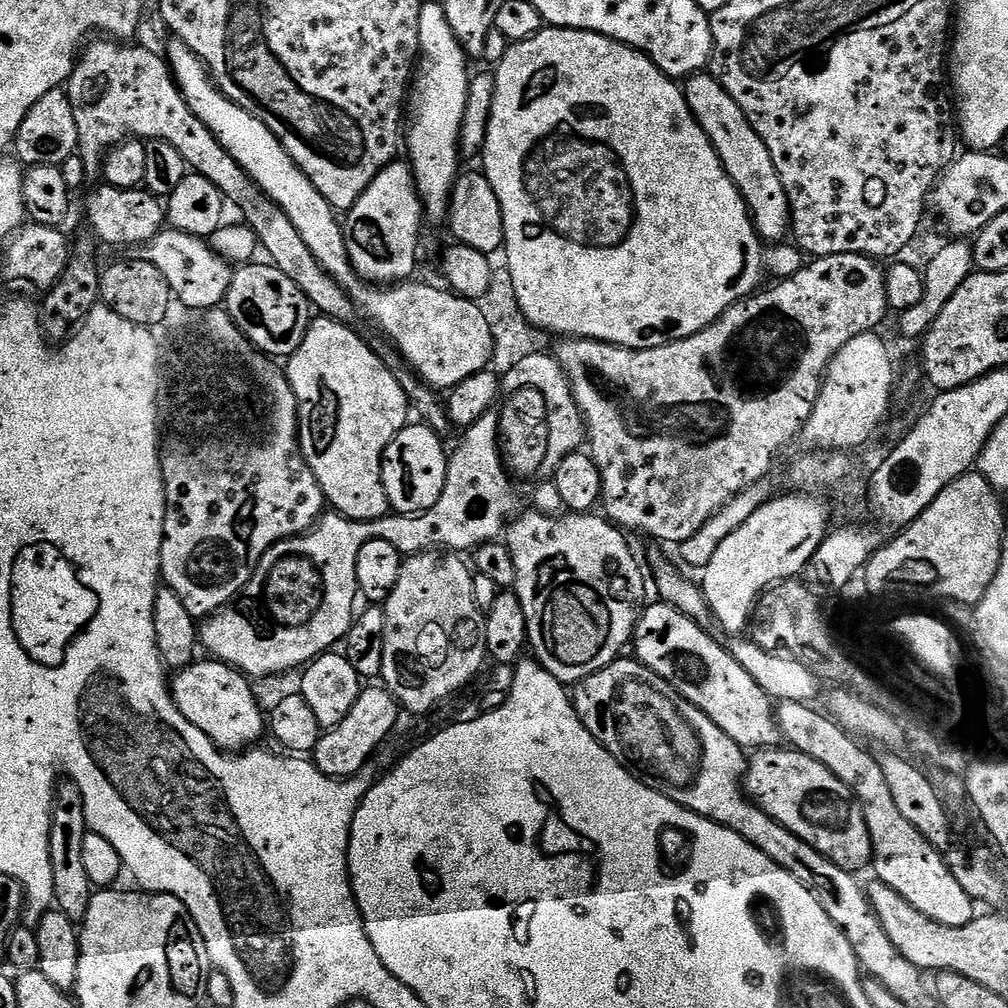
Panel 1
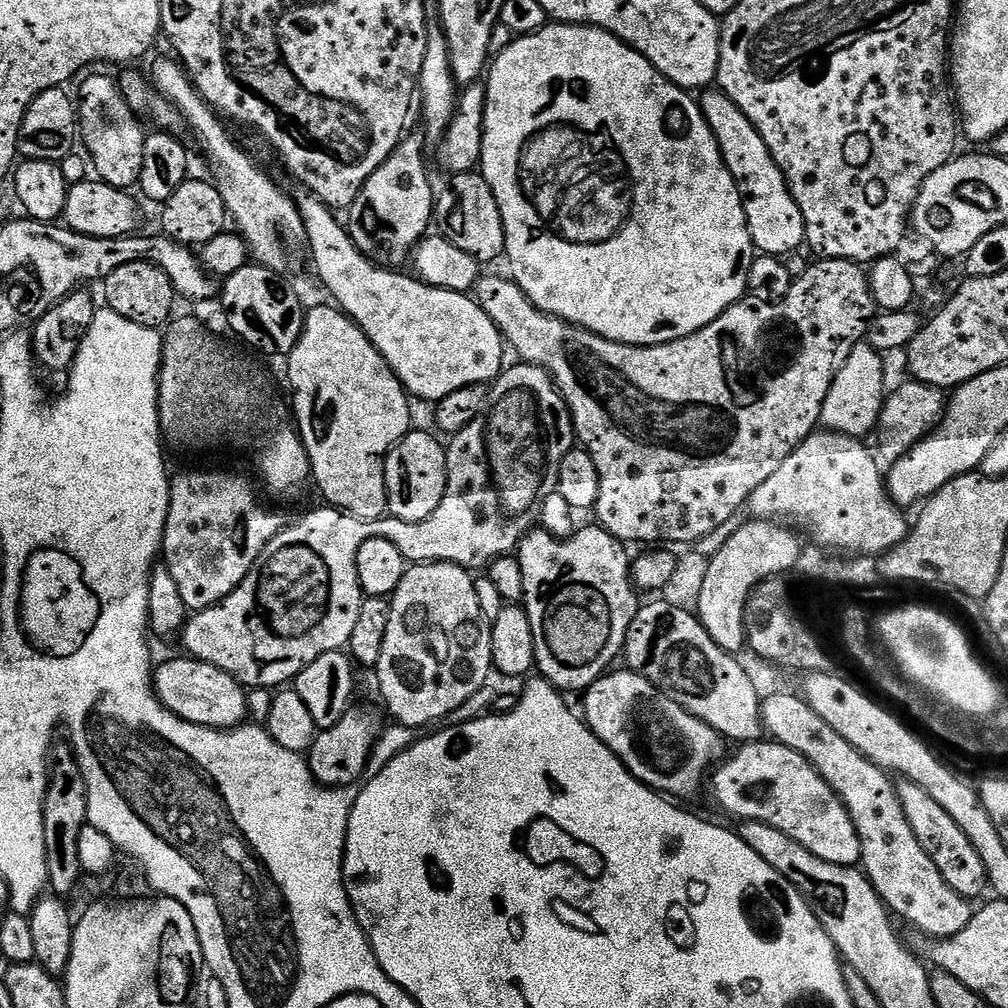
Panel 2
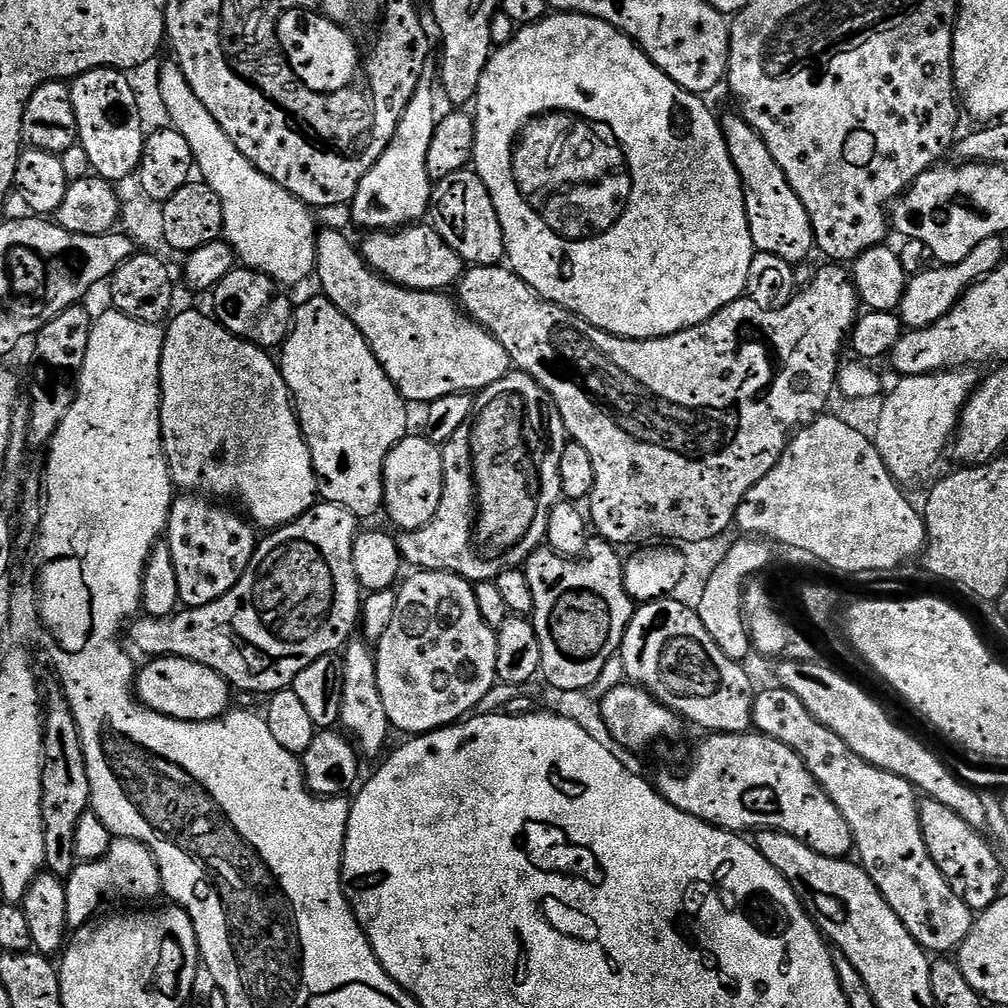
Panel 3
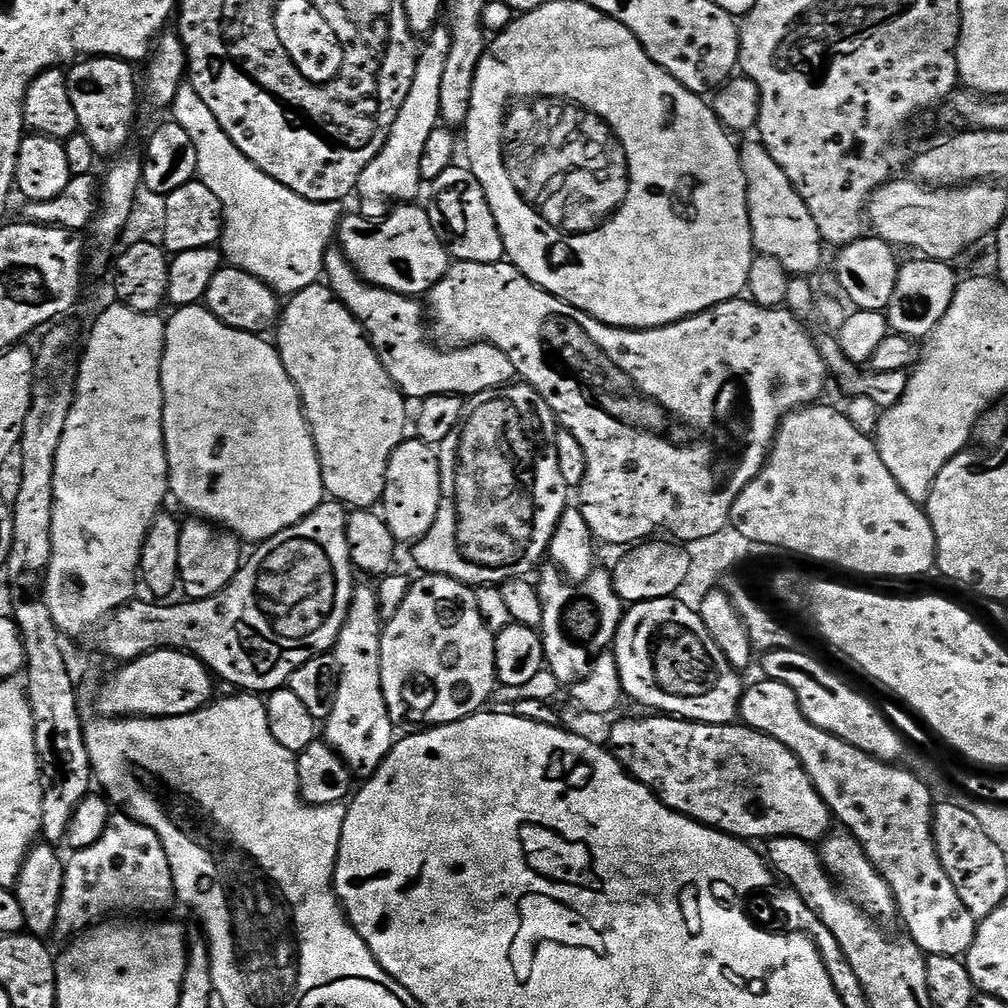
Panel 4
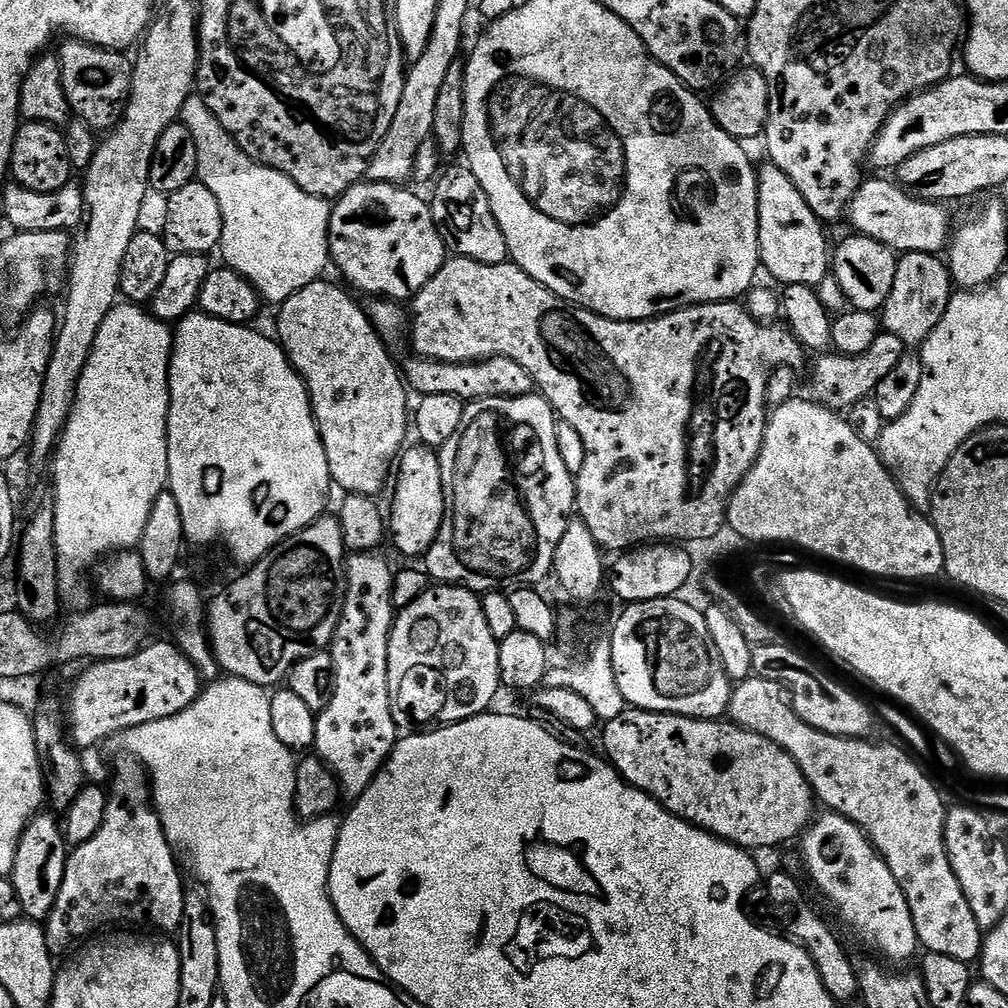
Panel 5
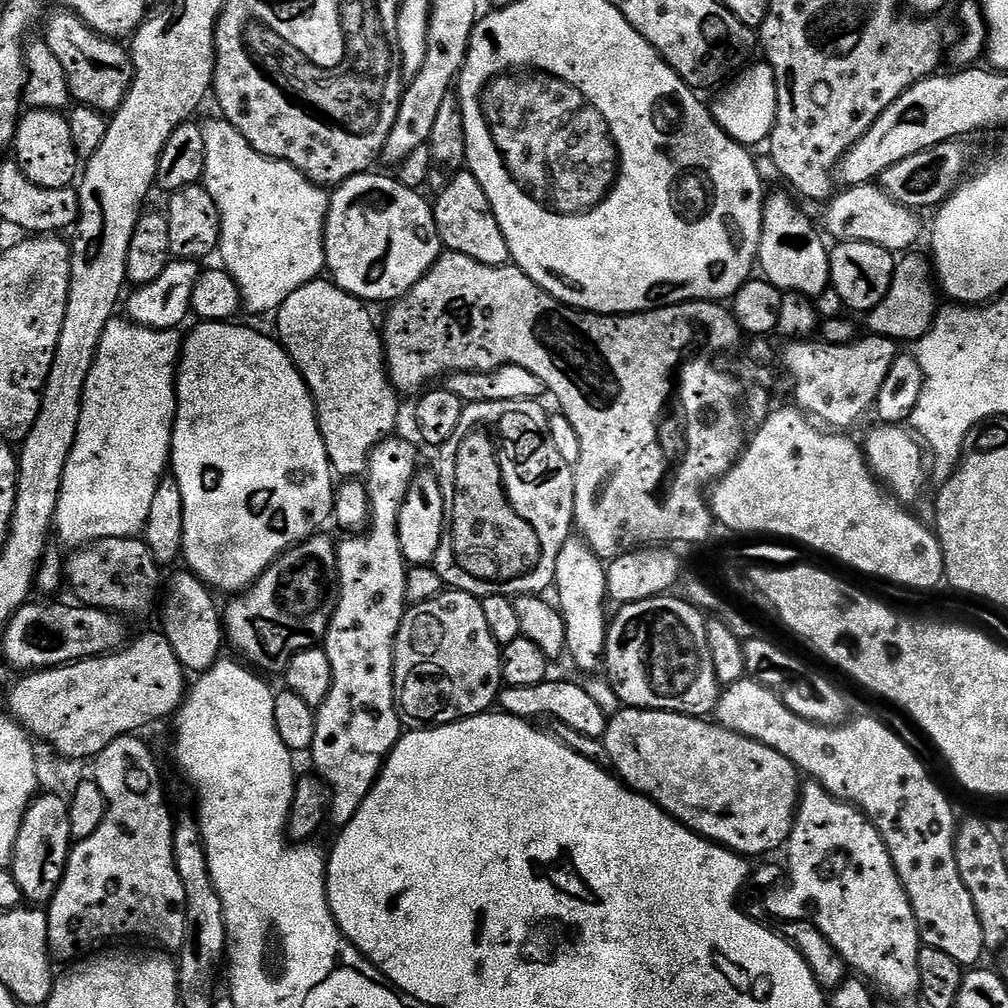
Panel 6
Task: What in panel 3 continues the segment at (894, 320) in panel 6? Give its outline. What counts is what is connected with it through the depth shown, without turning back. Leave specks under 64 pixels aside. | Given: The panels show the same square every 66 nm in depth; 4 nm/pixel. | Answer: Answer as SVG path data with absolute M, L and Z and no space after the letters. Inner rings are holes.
M1001 236L988 238L980 242L958 264L937 265L936 268L924 270L915 274L909 279L907 287L904 289L903 300L900 303L898 314L905 327L928 328L934 322L940 321L950 309L954 307L961 296L976 283L979 279L984 279L1005 260L1004 252L1005 239Z

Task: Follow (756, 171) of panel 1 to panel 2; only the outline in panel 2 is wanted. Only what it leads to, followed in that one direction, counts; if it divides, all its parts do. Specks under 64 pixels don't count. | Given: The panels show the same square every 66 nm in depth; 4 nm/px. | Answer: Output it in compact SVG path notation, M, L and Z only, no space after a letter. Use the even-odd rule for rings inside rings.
M704 90L699 96L700 115L708 128L714 130L716 146L722 154L724 166L730 170L735 191L740 193L742 215L748 223L748 239L755 251L779 258L799 253L806 244L802 210L798 210L798 202L794 202L794 194L789 190L778 162L774 162L774 154L770 154L766 142L762 142L762 134L758 134L750 118L738 110L726 93Z

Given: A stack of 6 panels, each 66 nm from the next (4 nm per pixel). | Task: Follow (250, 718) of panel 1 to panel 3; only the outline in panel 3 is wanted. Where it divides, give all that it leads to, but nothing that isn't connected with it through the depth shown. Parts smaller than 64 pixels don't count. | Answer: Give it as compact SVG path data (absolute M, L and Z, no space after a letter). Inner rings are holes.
M177 656L152 658L145 664L139 669L134 691L147 708L175 720L219 720L229 711L233 693L228 681L214 670Z

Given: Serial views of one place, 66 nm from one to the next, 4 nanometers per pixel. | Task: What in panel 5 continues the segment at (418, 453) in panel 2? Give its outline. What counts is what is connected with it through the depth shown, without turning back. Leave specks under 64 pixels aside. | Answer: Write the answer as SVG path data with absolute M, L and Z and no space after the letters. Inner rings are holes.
M423 446L403 449L394 472L396 489L392 492L392 516L390 512L390 544L404 556L423 557L430 550L434 538L444 521L444 466L433 449Z

